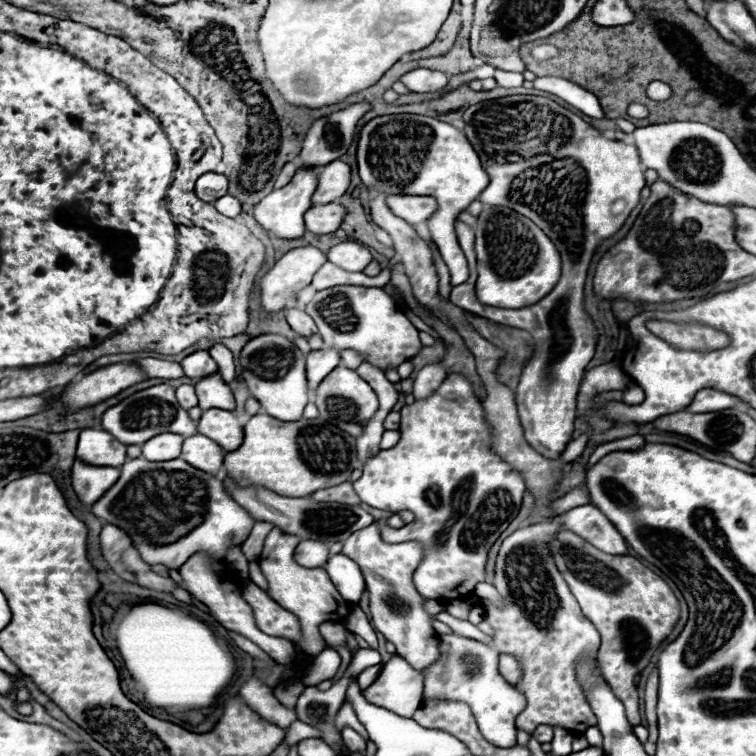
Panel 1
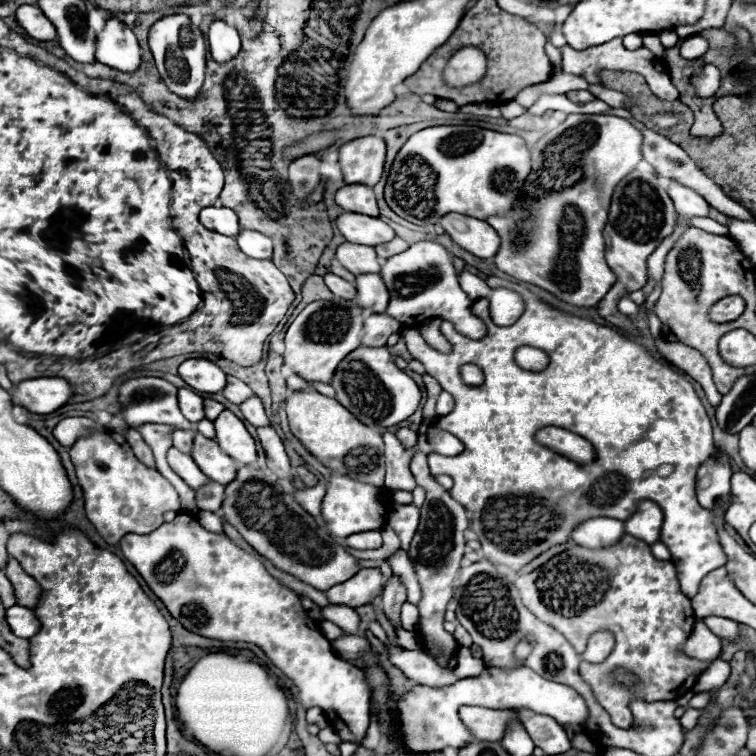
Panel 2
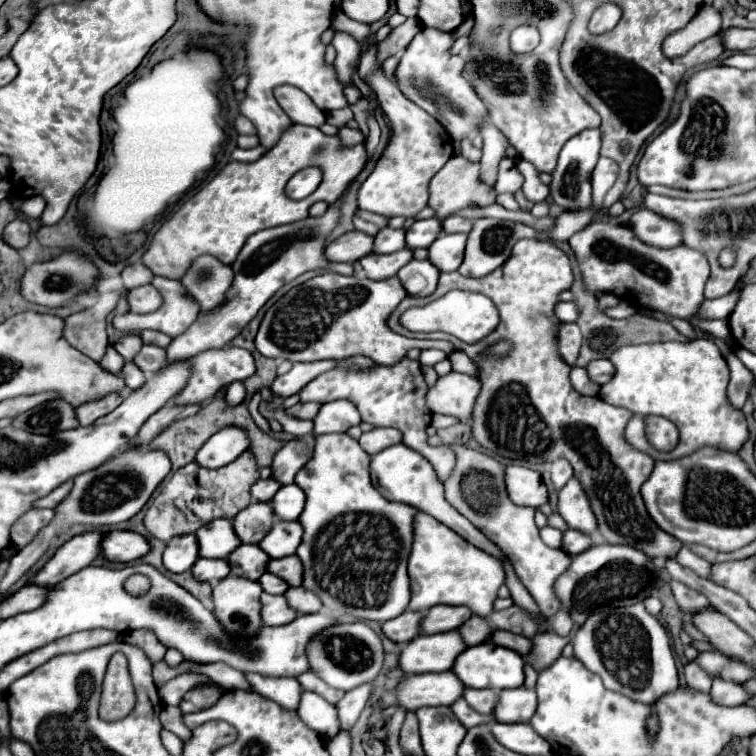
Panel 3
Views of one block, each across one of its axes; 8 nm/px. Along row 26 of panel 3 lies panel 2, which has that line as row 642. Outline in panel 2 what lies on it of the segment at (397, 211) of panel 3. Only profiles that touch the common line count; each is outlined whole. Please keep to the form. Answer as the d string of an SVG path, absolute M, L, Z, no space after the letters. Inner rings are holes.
M350 634L350 636L342 636L338 640L332 642L332 648L336 650L338 656L342 658L362 658L368 648L370 648L370 642L364 638L364 636L358 636L358 634Z

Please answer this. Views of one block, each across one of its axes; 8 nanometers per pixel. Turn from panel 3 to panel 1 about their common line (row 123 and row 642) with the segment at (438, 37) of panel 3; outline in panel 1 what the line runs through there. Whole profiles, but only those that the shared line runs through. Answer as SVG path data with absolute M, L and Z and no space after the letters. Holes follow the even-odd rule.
M442 634L440 636L440 660L430 666L424 674L424 694L422 698L428 700L456 700L466 702L490 744L510 748L516 742L516 716L526 708L526 696L512 684L508 684L498 672L498 650L482 644L472 638L464 638L458 634ZM442 668L442 676L434 674L432 670Z

